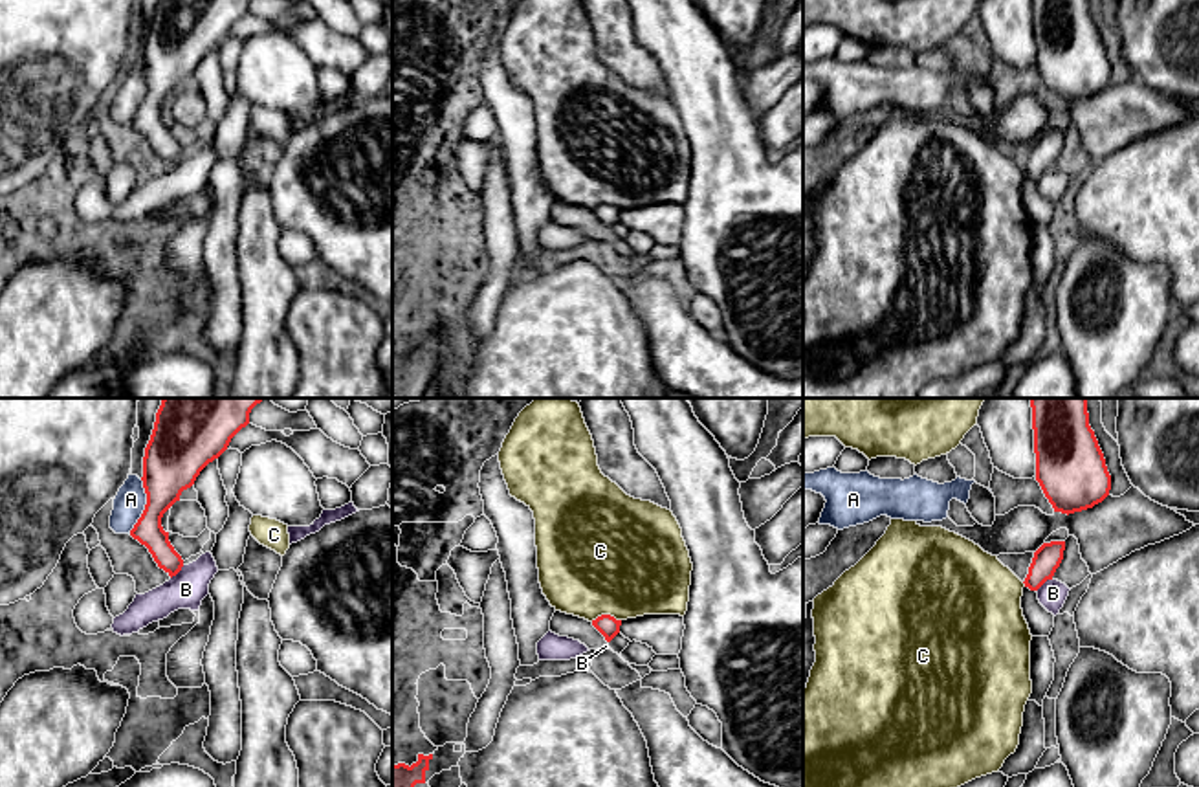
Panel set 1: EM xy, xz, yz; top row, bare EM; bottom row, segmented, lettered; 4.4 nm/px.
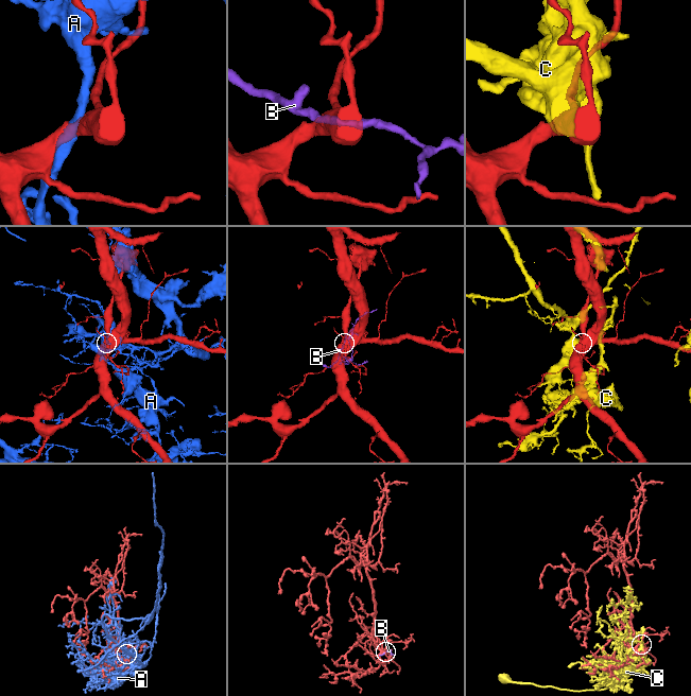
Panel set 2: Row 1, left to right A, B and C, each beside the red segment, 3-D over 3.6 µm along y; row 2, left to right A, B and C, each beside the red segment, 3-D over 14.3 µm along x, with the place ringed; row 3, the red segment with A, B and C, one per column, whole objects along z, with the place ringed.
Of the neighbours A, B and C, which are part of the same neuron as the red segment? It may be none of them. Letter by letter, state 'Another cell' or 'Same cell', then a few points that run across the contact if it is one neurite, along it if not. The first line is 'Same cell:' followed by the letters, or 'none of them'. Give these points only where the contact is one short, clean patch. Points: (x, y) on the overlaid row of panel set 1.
Same cell: none of them
A: Another cell
B: Another cell. Line: yz (1051, 578), (1036, 591)
C: Another cell

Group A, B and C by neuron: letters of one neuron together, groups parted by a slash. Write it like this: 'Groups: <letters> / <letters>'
Groups: A / B / C

